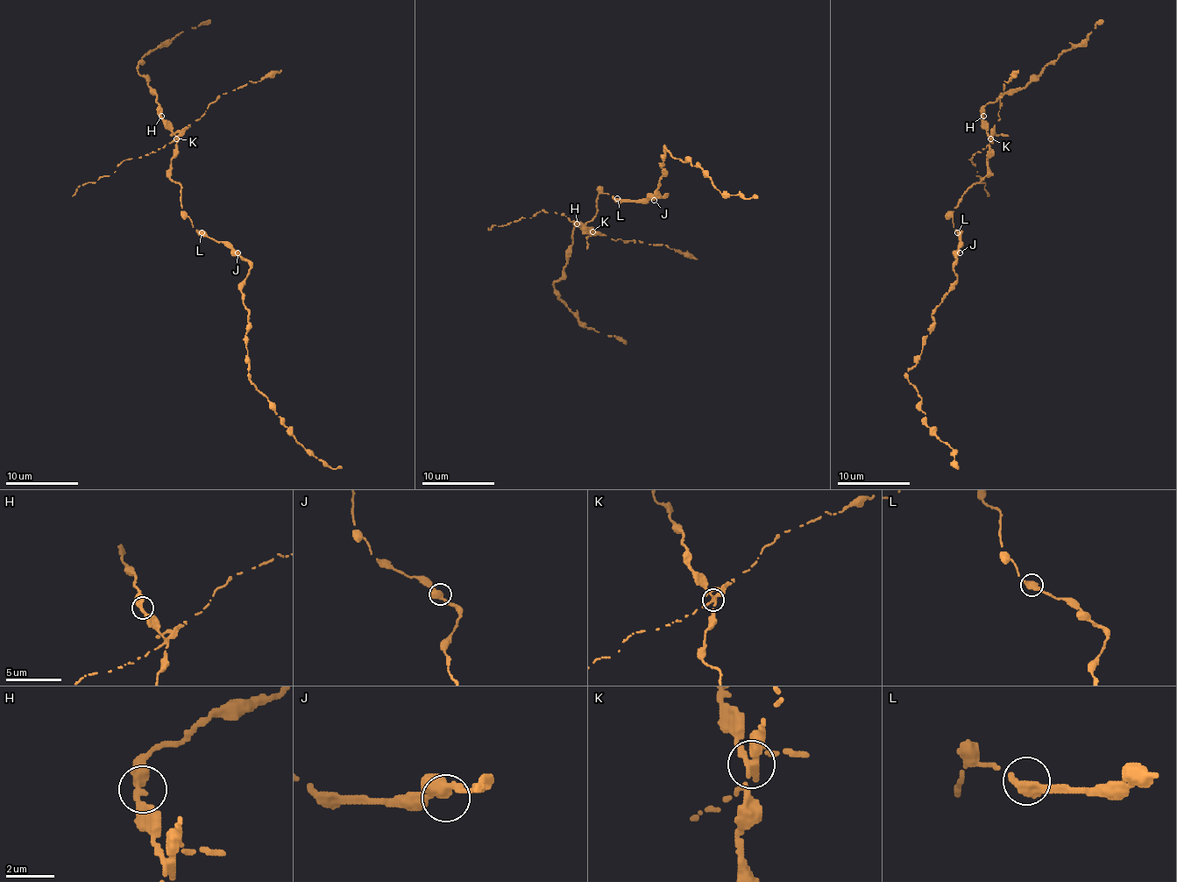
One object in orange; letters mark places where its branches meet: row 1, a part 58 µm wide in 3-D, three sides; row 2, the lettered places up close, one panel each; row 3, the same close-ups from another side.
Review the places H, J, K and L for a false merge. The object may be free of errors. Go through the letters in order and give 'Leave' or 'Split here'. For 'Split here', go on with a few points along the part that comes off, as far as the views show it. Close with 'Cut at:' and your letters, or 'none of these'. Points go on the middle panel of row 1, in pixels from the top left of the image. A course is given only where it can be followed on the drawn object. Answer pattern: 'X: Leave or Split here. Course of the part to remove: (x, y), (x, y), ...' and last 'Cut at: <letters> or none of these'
H: Leave
J: Leave
K: Split here. Course of the part to remove: (592, 231), (584, 232), (564, 215), (539, 211), (531, 218), (487, 227)
L: Leave
Cut at: K

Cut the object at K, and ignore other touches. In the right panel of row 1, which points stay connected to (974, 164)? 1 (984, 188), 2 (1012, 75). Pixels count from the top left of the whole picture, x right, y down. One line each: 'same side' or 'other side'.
1: same side
2: same side

